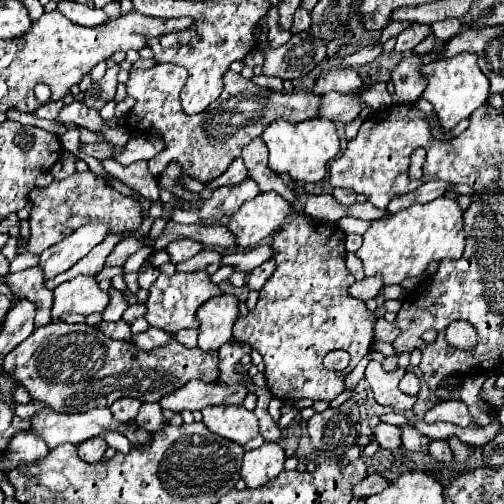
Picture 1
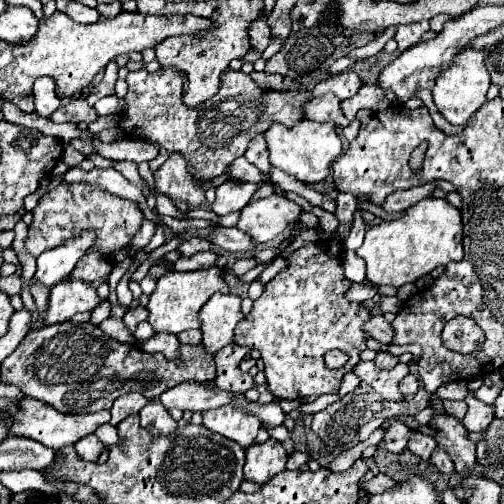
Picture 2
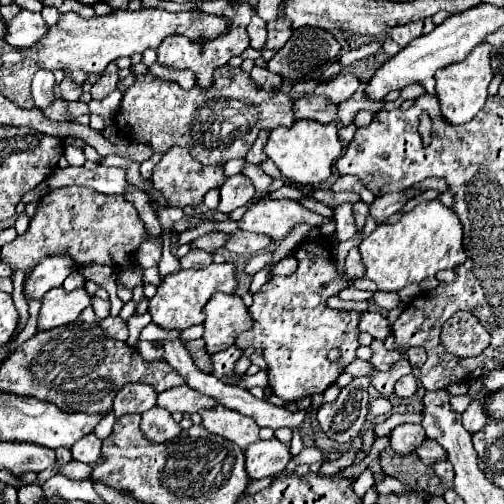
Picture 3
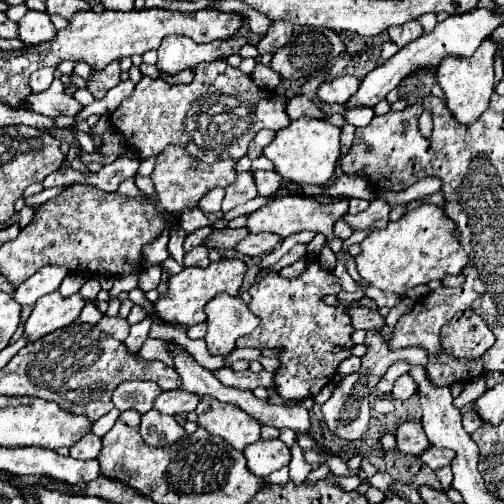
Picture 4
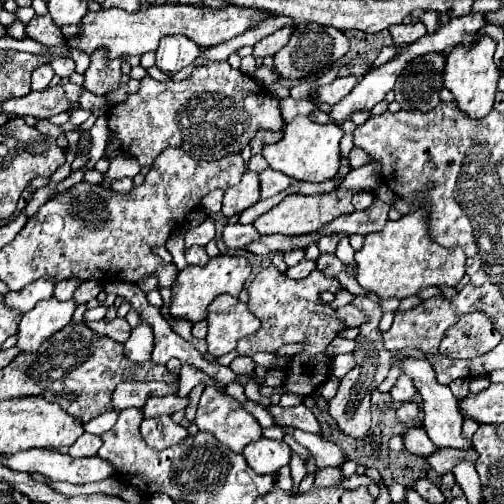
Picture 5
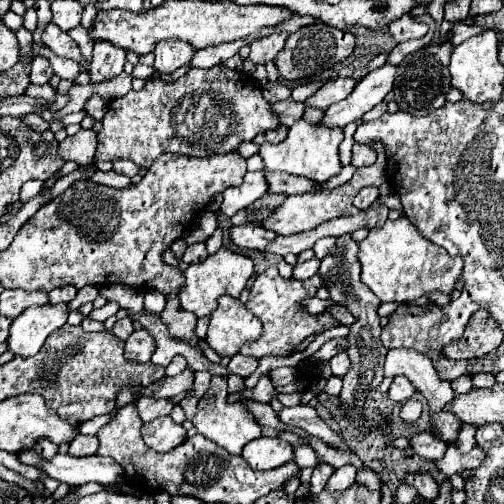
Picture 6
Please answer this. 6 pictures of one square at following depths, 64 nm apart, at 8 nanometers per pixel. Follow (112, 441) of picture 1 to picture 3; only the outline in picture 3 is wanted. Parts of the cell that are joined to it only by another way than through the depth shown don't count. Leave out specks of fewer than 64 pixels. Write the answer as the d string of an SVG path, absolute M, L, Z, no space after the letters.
M114 412L106 414L106 416L104 416L104 418L98 422L98 426L94 428L94 434L96 434L100 440L104 440L106 436L110 436L110 432L112 432L112 426L114 426L114 420L116 420Z

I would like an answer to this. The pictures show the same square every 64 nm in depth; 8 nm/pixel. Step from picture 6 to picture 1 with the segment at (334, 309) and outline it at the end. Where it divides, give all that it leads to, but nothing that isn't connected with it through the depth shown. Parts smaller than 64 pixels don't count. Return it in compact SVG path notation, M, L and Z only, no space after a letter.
M376 318L376 322L374 322L374 338L376 340L382 340L382 342L390 342L392 344L398 334L400 332L398 332L398 328L394 324L386 322L384 318Z

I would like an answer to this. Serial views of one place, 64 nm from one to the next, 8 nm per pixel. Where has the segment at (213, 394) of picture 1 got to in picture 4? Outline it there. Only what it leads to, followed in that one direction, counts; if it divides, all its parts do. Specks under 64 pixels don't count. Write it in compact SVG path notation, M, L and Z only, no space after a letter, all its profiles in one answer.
M166 390L154 400L154 410L162 414L180 414L180 412L192 412L198 406L200 396L182 392L182 390Z

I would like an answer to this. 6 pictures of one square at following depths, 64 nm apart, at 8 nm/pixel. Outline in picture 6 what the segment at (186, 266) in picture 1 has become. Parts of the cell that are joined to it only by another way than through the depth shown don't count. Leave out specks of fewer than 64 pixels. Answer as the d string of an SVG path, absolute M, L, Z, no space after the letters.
M194 242L194 244L190 244L190 246L186 248L186 252L184 252L184 256L182 256L182 262L186 262L186 264L196 264L196 262L204 262L206 256L208 256L208 252L206 252L204 242Z

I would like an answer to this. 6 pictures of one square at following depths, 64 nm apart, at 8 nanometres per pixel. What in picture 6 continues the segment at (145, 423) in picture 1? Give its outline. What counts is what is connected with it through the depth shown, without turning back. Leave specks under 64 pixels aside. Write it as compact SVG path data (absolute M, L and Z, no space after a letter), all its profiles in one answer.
M170 416L156 418L142 426L142 438L146 446L156 452L170 452L186 440L186 430L182 424L176 424Z

